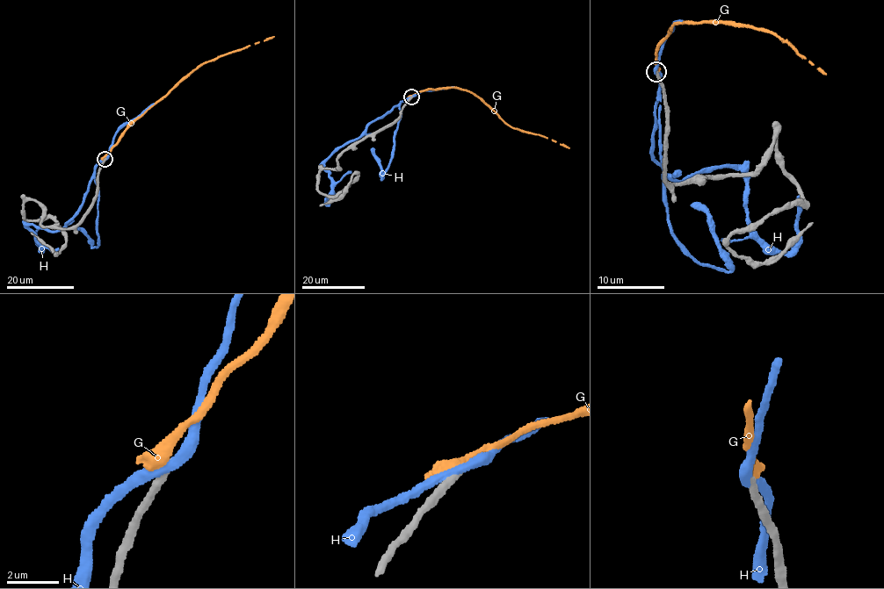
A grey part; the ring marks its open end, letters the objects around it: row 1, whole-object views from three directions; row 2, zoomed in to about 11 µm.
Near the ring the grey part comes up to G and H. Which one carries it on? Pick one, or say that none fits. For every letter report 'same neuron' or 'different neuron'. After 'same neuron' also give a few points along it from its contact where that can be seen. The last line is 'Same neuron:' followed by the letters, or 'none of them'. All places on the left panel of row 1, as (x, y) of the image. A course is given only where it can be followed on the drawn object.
G: different neuron
H: different neuron
Same neuron: none of them

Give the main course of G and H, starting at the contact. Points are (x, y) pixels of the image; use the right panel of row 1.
G: (656, 72), (655, 51), (660, 40), (667, 36), (672, 26), (696, 22), (727, 21), (777, 35), (825, 74)
H: (656, 73), (651, 153), (665, 175), (740, 170), (751, 228), (787, 252), (800, 197)

